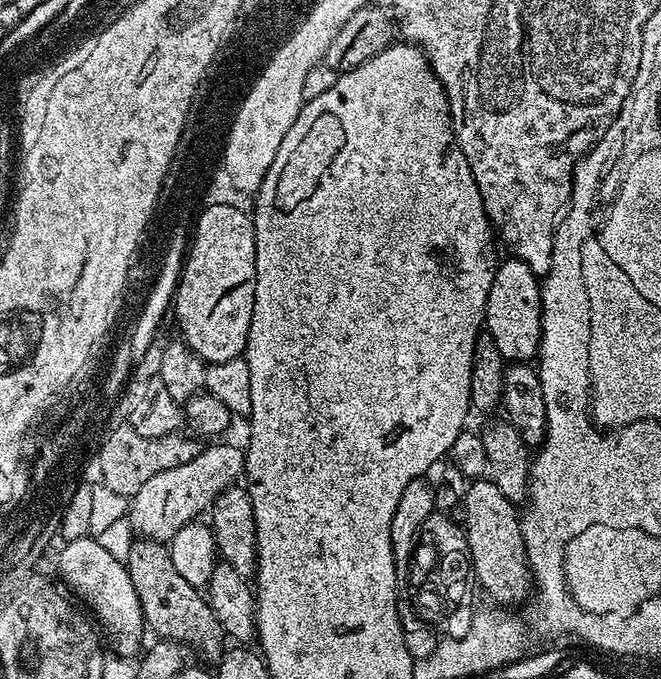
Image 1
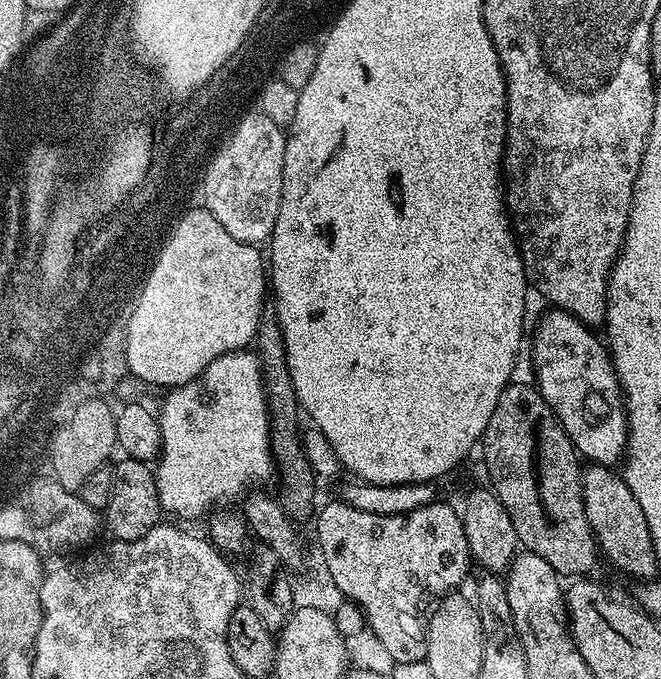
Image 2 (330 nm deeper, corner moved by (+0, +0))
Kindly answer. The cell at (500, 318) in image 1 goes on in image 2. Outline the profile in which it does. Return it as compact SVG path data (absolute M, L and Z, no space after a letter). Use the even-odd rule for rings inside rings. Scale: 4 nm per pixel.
M558 307L548 311L552 312L541 318L540 325L532 336L532 364L536 367L535 387L585 461L605 466L619 465L628 446L628 409L624 406L624 390L612 365L611 355L601 337L599 340L589 325Z

